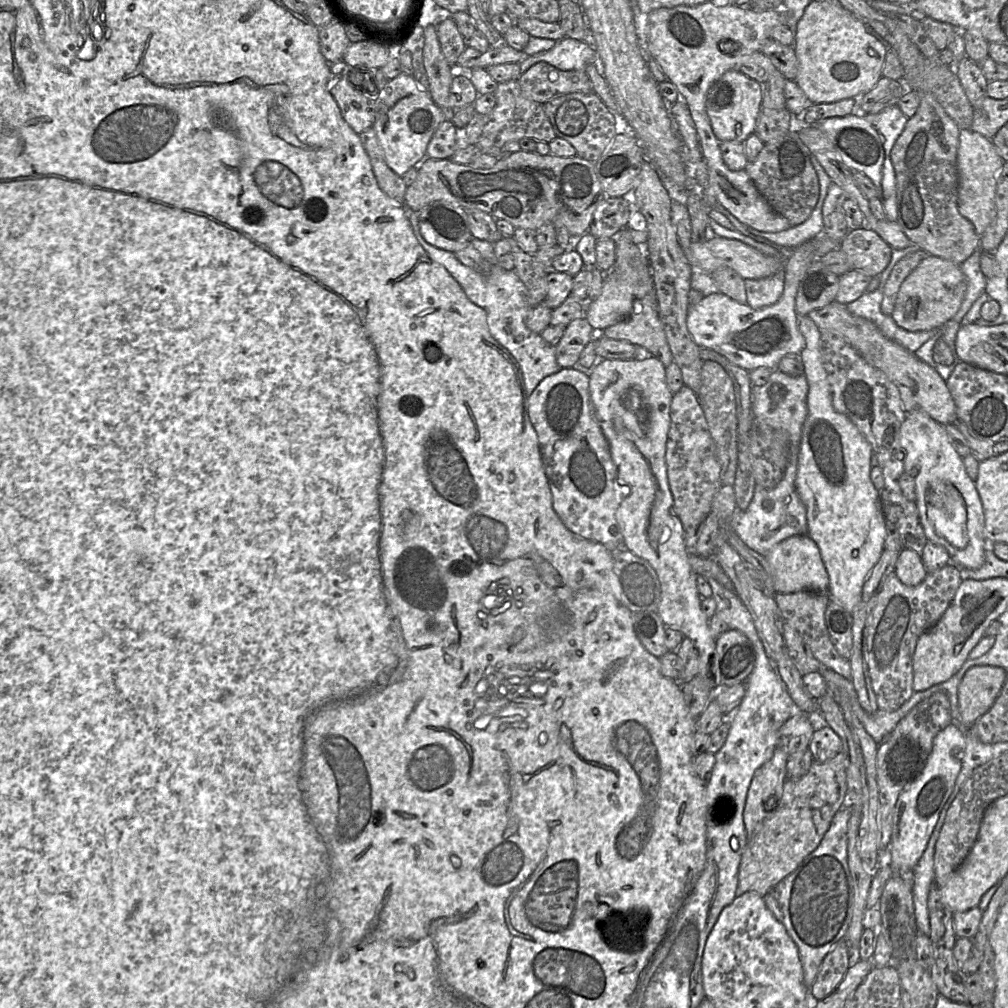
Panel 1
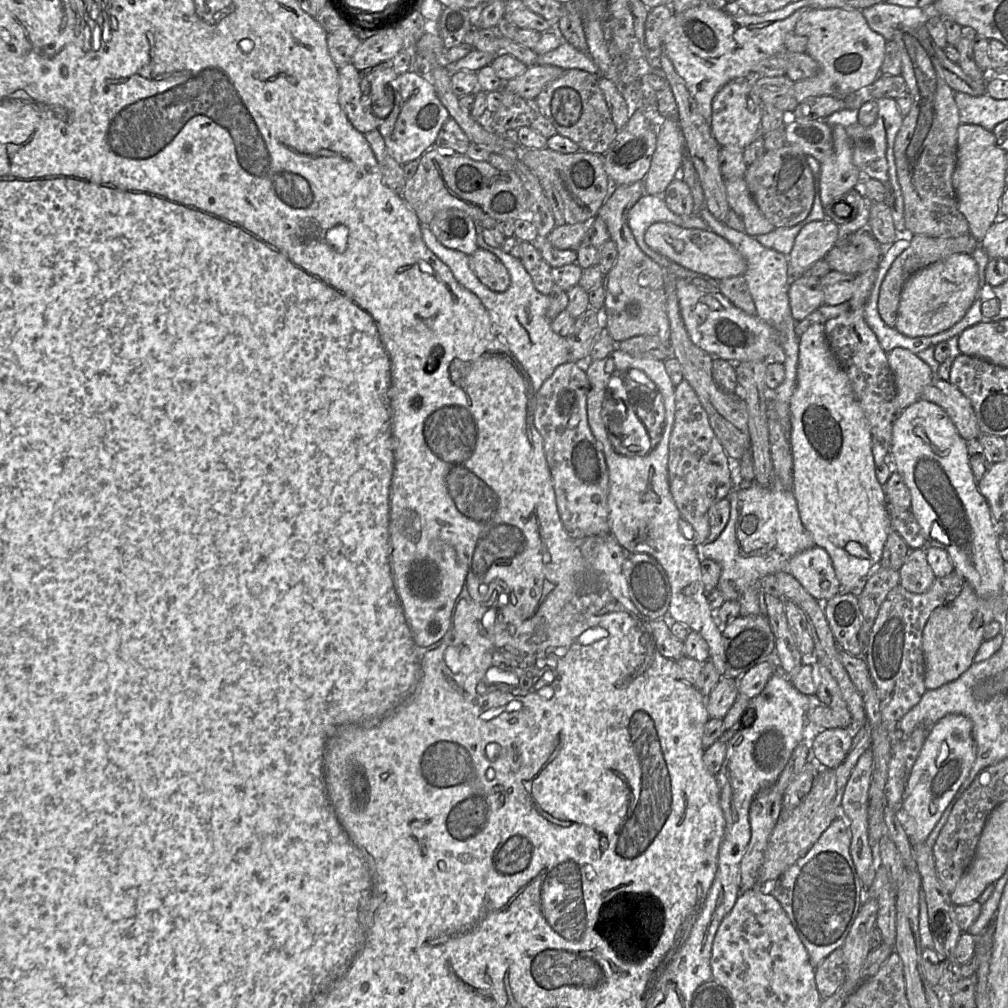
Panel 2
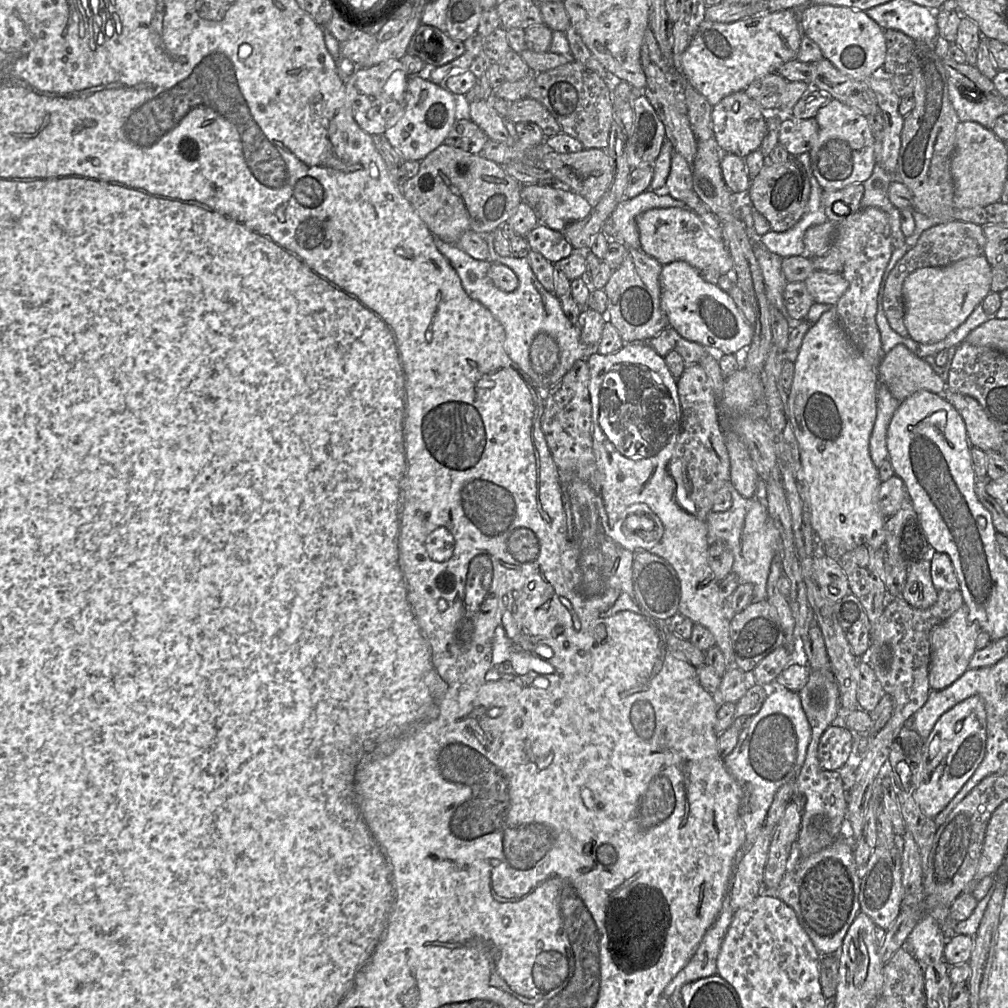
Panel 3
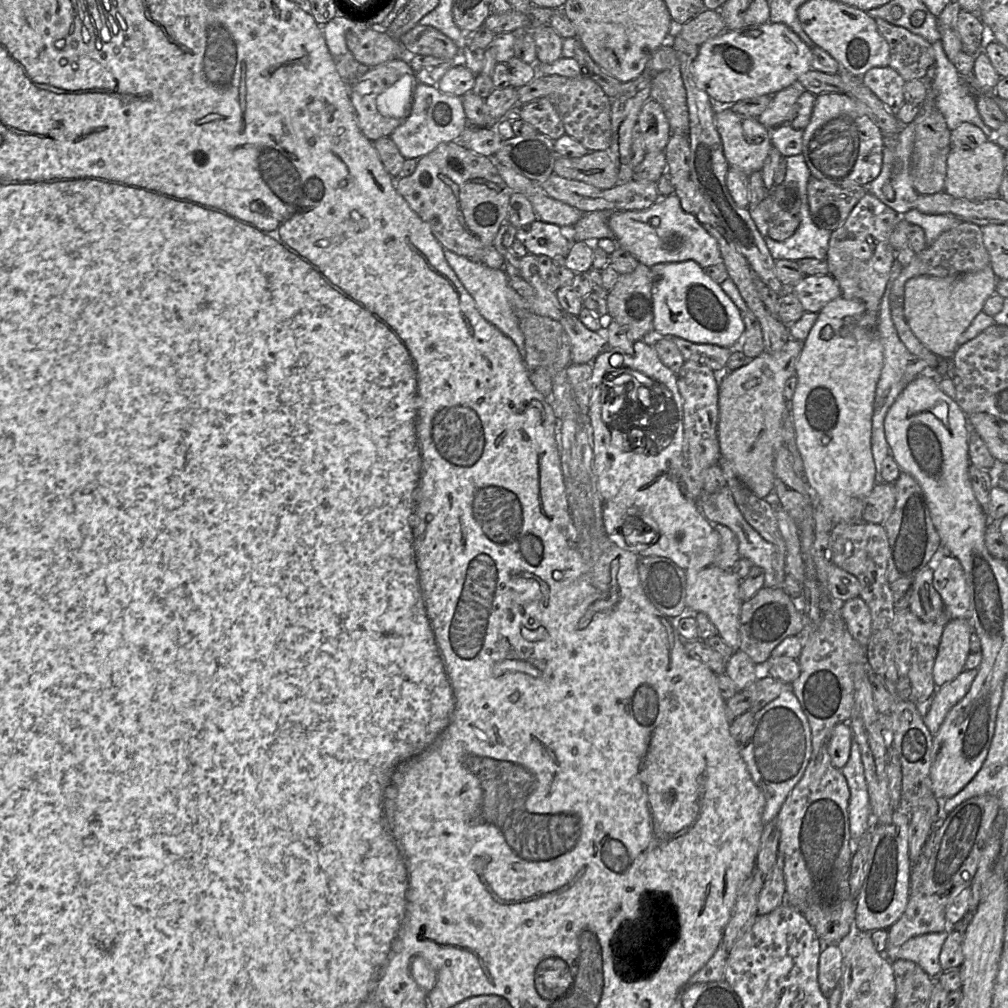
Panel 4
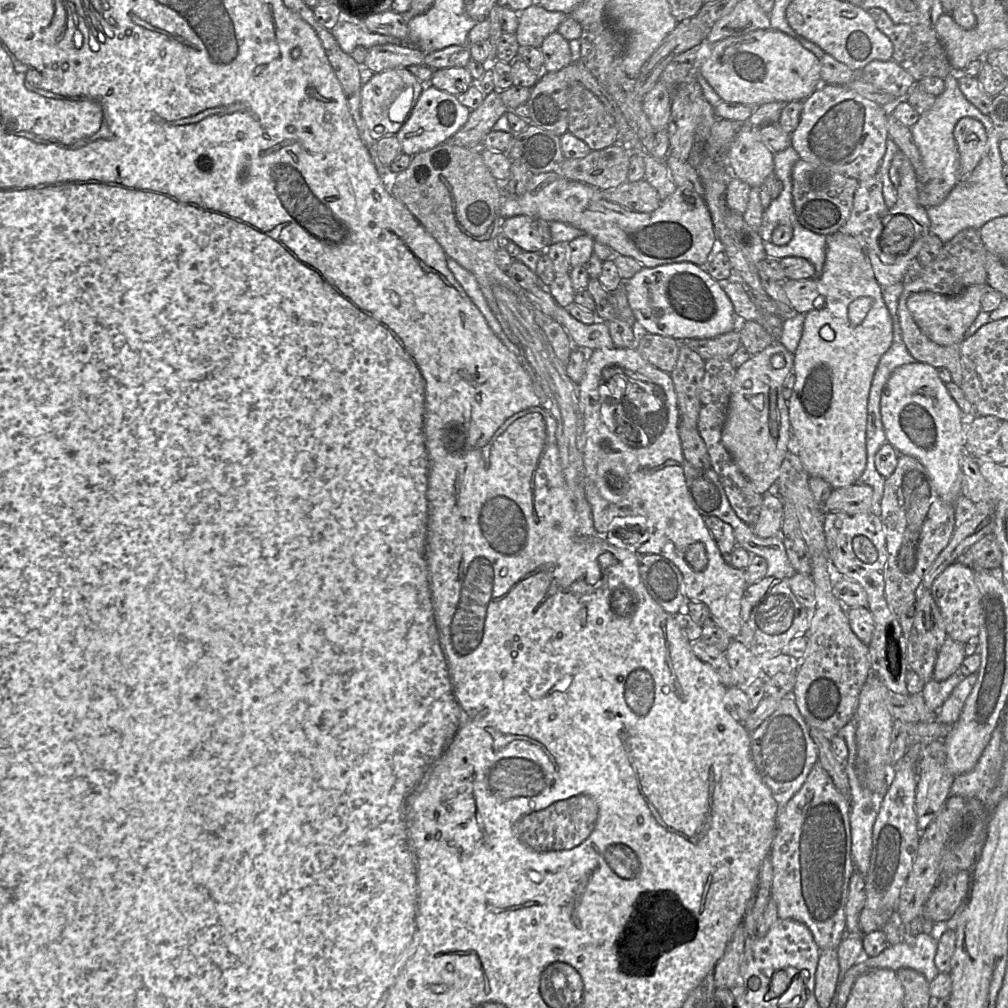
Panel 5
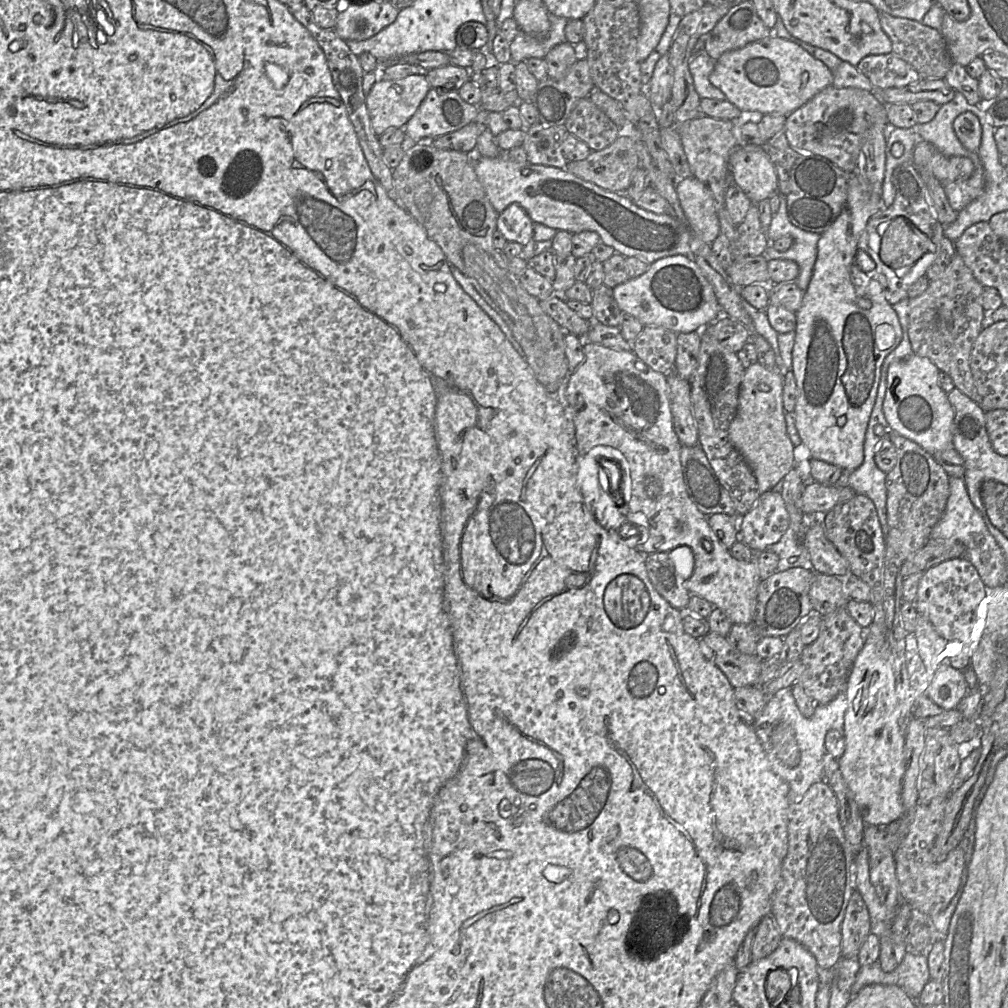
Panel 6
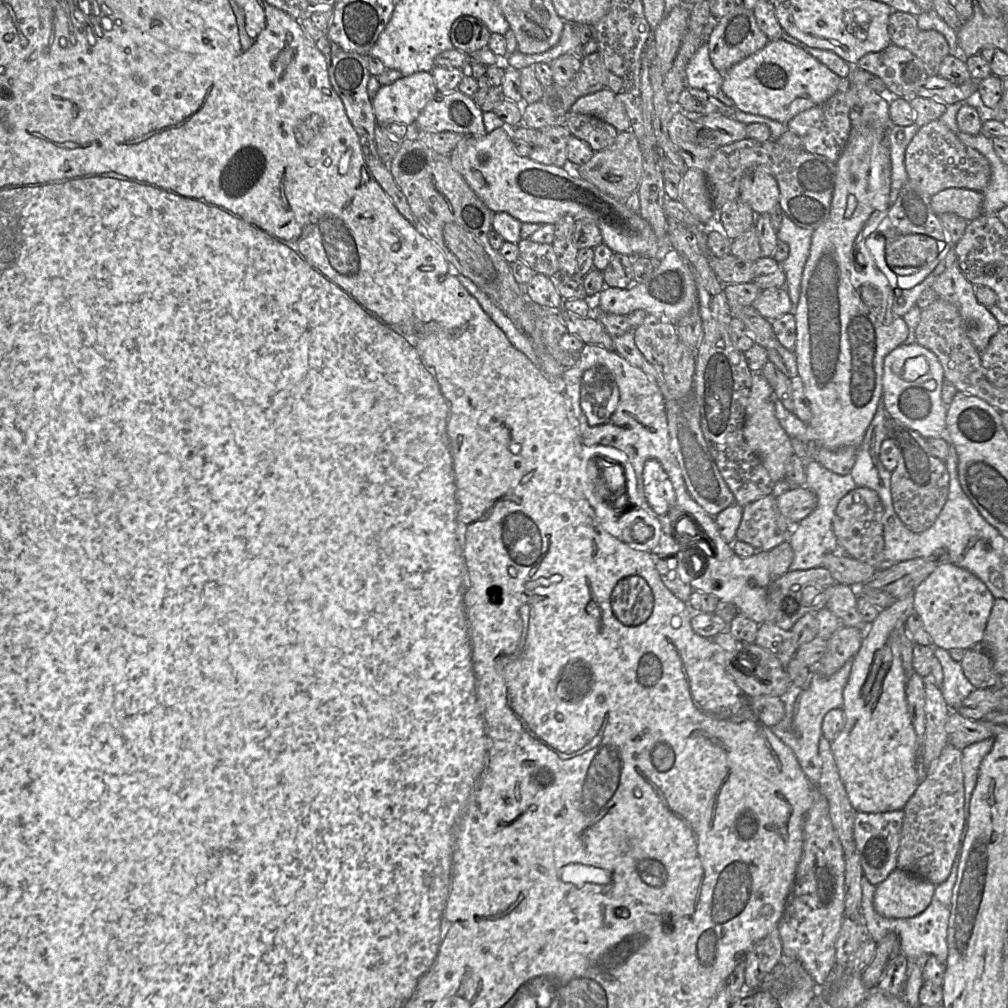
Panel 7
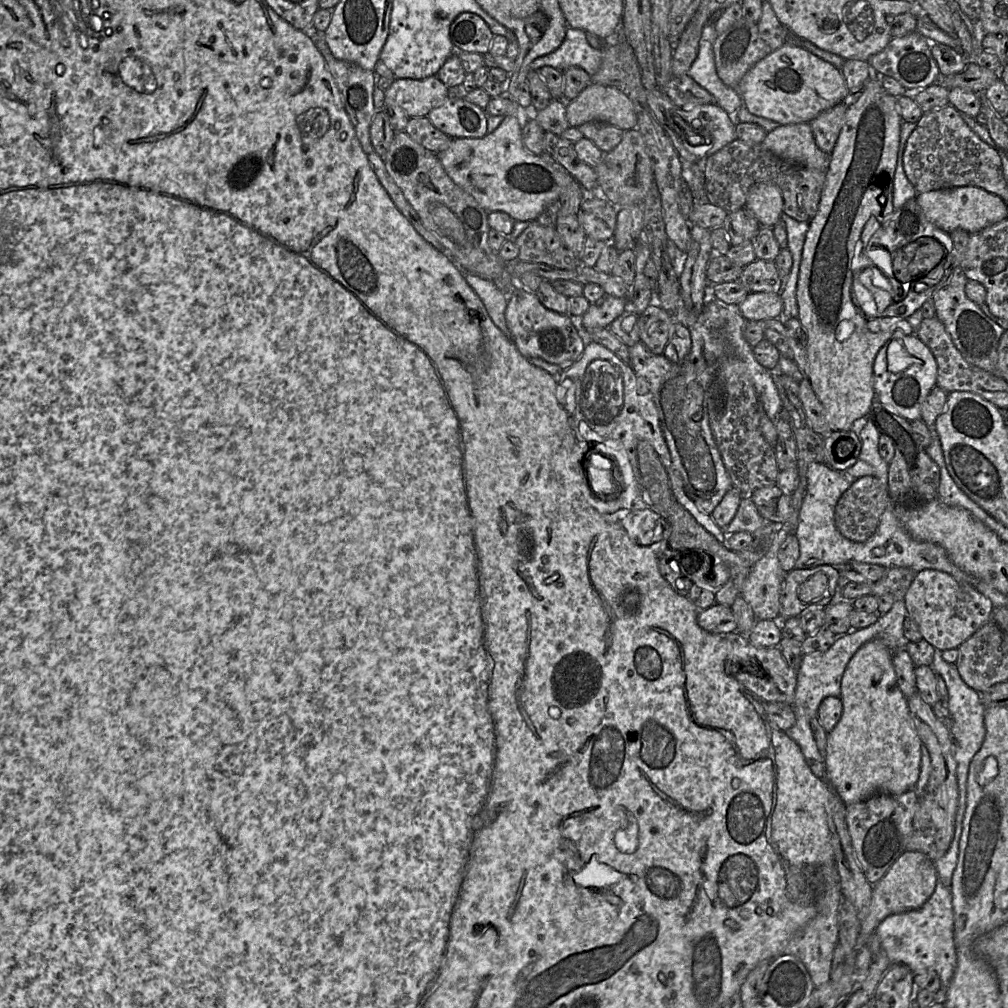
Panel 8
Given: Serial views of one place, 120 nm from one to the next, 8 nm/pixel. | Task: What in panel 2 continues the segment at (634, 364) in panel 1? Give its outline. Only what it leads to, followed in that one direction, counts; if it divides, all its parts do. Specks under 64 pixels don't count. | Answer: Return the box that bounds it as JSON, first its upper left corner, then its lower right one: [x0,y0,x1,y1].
[583,348,724,674]

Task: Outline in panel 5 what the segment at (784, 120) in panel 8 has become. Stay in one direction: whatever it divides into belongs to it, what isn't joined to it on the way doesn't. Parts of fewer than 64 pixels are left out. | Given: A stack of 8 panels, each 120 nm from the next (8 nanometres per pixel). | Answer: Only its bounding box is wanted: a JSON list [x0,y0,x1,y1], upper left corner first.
[701,28,822,107]

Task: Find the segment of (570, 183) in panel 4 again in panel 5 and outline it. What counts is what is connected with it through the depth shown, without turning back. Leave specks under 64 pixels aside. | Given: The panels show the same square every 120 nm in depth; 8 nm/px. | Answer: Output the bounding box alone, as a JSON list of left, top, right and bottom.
[595,179,662,212]

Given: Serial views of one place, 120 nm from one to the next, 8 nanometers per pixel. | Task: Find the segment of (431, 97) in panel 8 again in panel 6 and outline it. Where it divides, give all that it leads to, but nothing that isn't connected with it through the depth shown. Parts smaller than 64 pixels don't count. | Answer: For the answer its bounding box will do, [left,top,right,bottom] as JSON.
[366,74,430,136]

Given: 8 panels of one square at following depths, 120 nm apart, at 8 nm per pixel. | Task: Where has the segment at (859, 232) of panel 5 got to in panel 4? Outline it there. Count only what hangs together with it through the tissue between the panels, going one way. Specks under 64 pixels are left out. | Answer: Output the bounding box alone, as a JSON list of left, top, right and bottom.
[826,192,901,312]

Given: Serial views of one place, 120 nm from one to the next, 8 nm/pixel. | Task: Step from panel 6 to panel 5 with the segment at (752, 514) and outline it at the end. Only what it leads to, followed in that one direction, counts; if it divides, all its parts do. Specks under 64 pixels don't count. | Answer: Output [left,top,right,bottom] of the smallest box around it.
[750,493,784,538]

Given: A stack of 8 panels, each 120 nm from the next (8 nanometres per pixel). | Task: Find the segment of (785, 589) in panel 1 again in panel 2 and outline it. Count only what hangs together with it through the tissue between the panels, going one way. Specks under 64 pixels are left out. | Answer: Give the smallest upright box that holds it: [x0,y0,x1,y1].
[786,545,841,602]

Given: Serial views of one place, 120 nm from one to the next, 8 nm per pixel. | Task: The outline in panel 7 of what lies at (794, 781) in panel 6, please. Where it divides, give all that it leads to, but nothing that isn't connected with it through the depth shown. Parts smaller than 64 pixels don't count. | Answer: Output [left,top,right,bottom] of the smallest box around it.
[770,660,852,784]

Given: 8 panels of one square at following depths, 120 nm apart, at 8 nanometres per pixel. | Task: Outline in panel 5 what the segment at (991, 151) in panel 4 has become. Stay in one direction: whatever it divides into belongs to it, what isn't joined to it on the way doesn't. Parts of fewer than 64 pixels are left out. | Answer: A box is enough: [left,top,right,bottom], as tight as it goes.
[953,117,987,179]

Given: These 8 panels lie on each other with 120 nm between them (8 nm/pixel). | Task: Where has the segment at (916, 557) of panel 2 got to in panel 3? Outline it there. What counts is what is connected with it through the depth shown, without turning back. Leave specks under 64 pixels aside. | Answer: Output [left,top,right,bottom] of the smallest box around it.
[902,559,938,609]

